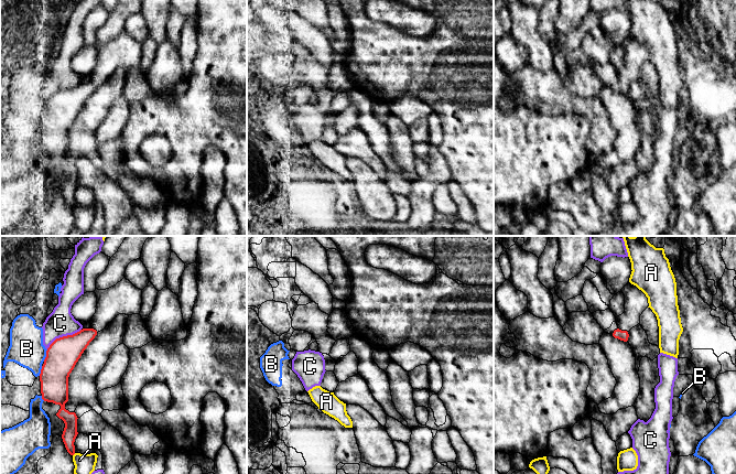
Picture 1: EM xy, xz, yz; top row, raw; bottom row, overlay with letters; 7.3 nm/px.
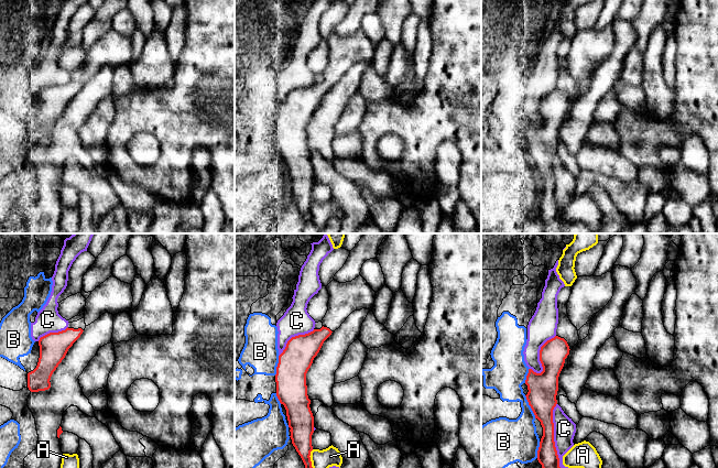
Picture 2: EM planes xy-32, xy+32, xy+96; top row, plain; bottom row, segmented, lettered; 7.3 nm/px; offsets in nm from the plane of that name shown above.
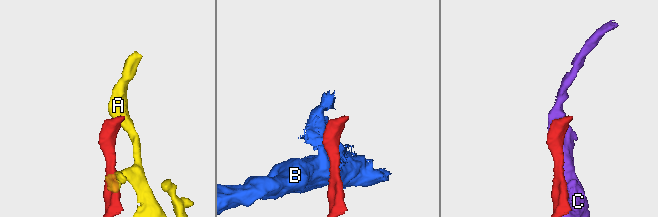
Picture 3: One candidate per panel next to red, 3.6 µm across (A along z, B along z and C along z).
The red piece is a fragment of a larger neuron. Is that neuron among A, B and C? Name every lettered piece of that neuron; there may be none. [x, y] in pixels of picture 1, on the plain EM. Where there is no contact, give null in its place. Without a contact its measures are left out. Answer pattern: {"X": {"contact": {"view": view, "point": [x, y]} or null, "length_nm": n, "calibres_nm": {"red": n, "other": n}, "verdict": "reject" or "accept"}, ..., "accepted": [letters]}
{"A": {"contact": {"view": "xy", "point": [78, 230]}, "length_nm": 100, "calibres_nm": {"red": 90, "other": 150}, "verdict": "reject"}, "B": {"contact": {"view": "xy", "point": [46, 108]}, "length_nm": 90, "calibres_nm": {"red": 240, "other": 240}, "verdict": "reject"}, "C": {"contact": {"view": "xy", "point": [63, 89]}, "length_nm": 300, "calibres_nm": {"red": 240, "other": 200}, "verdict": "reject"}, "accepted": []}

